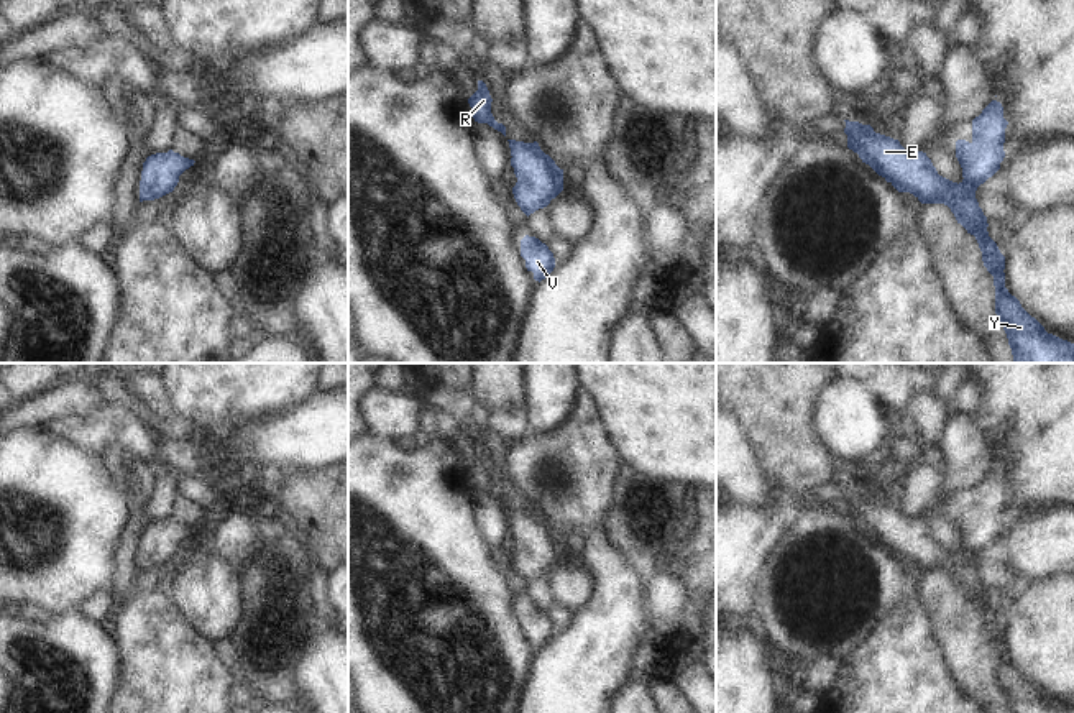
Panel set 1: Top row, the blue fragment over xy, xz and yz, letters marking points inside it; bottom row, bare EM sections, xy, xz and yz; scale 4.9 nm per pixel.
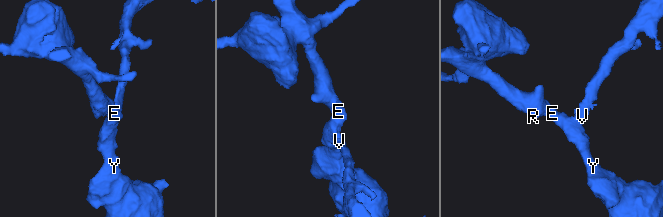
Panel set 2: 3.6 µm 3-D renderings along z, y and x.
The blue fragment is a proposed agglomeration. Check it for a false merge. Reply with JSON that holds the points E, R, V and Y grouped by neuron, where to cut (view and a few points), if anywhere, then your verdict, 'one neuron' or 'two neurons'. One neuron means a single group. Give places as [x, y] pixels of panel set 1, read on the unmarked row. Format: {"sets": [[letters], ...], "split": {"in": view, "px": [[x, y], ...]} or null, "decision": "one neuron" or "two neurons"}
{"sets": [["E", "R", "V", "Y"]], "split": null, "decision": "one neuron"}

